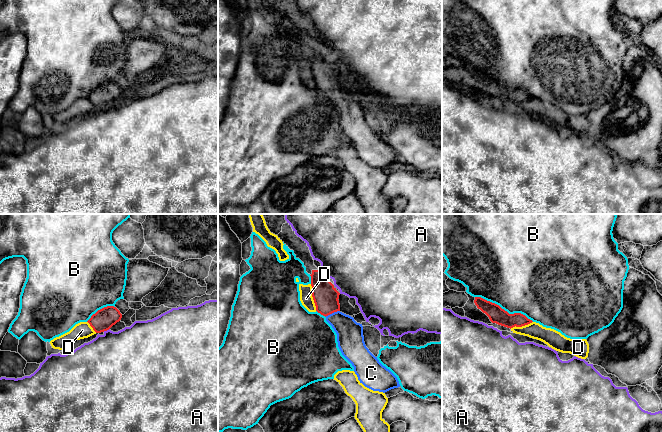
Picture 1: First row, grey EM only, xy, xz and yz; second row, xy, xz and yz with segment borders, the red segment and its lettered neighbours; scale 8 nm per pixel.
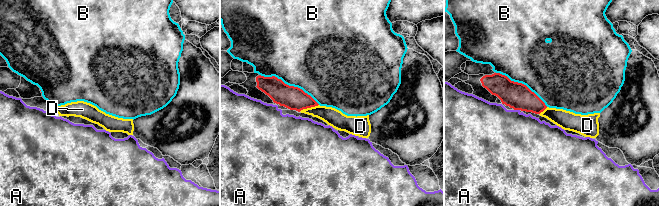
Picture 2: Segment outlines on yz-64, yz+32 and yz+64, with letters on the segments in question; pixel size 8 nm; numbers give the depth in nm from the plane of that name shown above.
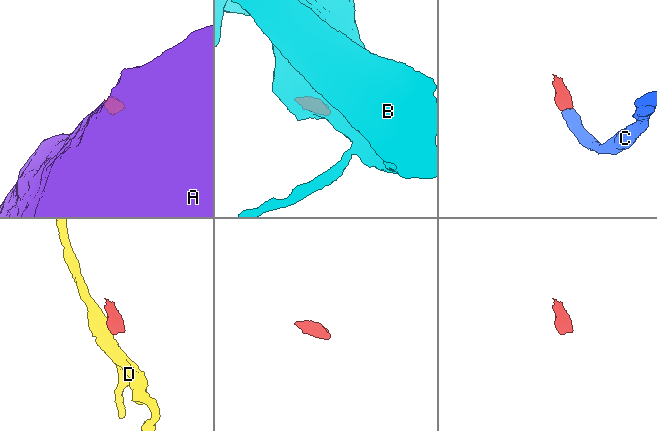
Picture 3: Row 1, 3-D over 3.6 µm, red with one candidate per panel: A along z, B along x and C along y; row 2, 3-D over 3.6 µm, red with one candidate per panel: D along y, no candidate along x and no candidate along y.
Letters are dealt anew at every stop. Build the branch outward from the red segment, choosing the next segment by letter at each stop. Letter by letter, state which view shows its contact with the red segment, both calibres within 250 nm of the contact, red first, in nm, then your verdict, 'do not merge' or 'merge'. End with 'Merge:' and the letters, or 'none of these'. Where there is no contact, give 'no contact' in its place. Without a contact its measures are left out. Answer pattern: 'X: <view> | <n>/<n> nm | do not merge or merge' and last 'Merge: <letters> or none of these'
A: xy | 170/460 nm | do not merge
B: yz | 140/480 nm | do not merge
C: xz | 200/220 nm | merge
D: xz | 200/100 nm | do not merge
Merge: C

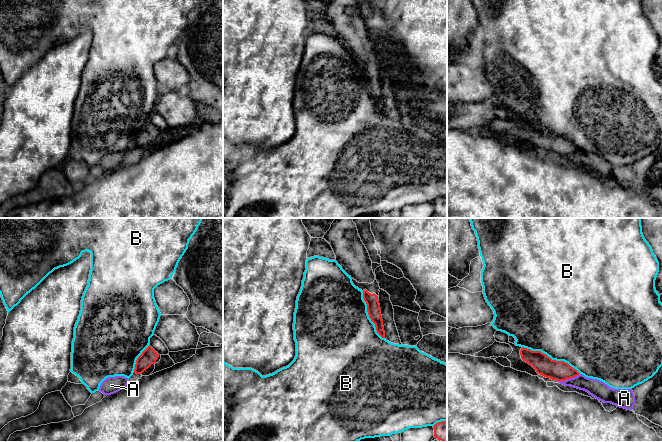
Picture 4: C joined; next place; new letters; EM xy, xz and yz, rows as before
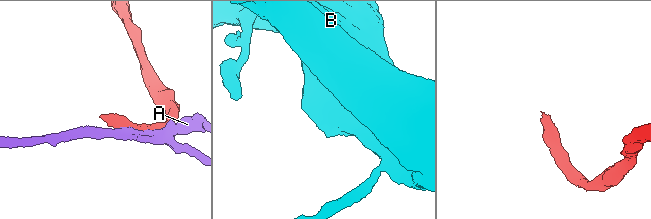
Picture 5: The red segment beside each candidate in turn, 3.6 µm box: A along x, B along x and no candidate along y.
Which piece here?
A: yz | 160/140 nm | do not merge
B: yz | 160/480 nm | do not merge
Merge: none of these

